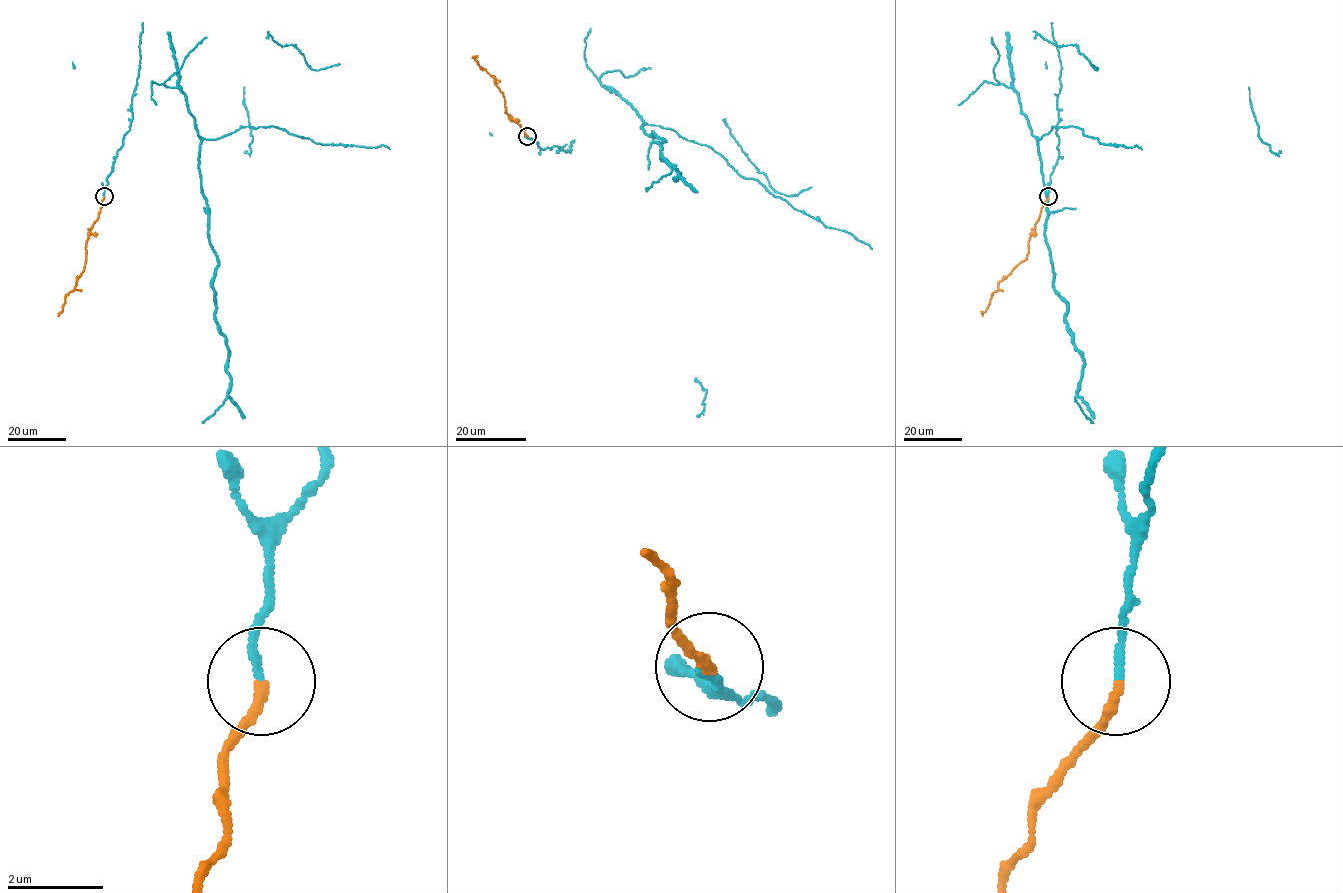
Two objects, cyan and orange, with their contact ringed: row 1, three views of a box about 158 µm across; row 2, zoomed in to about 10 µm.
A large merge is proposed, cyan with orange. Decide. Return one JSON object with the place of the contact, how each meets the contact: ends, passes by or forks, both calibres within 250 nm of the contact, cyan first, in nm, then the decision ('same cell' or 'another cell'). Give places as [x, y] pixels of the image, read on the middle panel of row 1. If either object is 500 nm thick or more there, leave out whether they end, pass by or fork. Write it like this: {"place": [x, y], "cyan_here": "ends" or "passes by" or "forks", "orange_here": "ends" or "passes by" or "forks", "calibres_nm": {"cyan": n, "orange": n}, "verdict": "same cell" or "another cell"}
{"place": [527, 136], "cyan_here": "ends", "orange_here": "ends", "calibres_nm": {"cyan": 150, "orange": 190}, "verdict": "another cell"}

